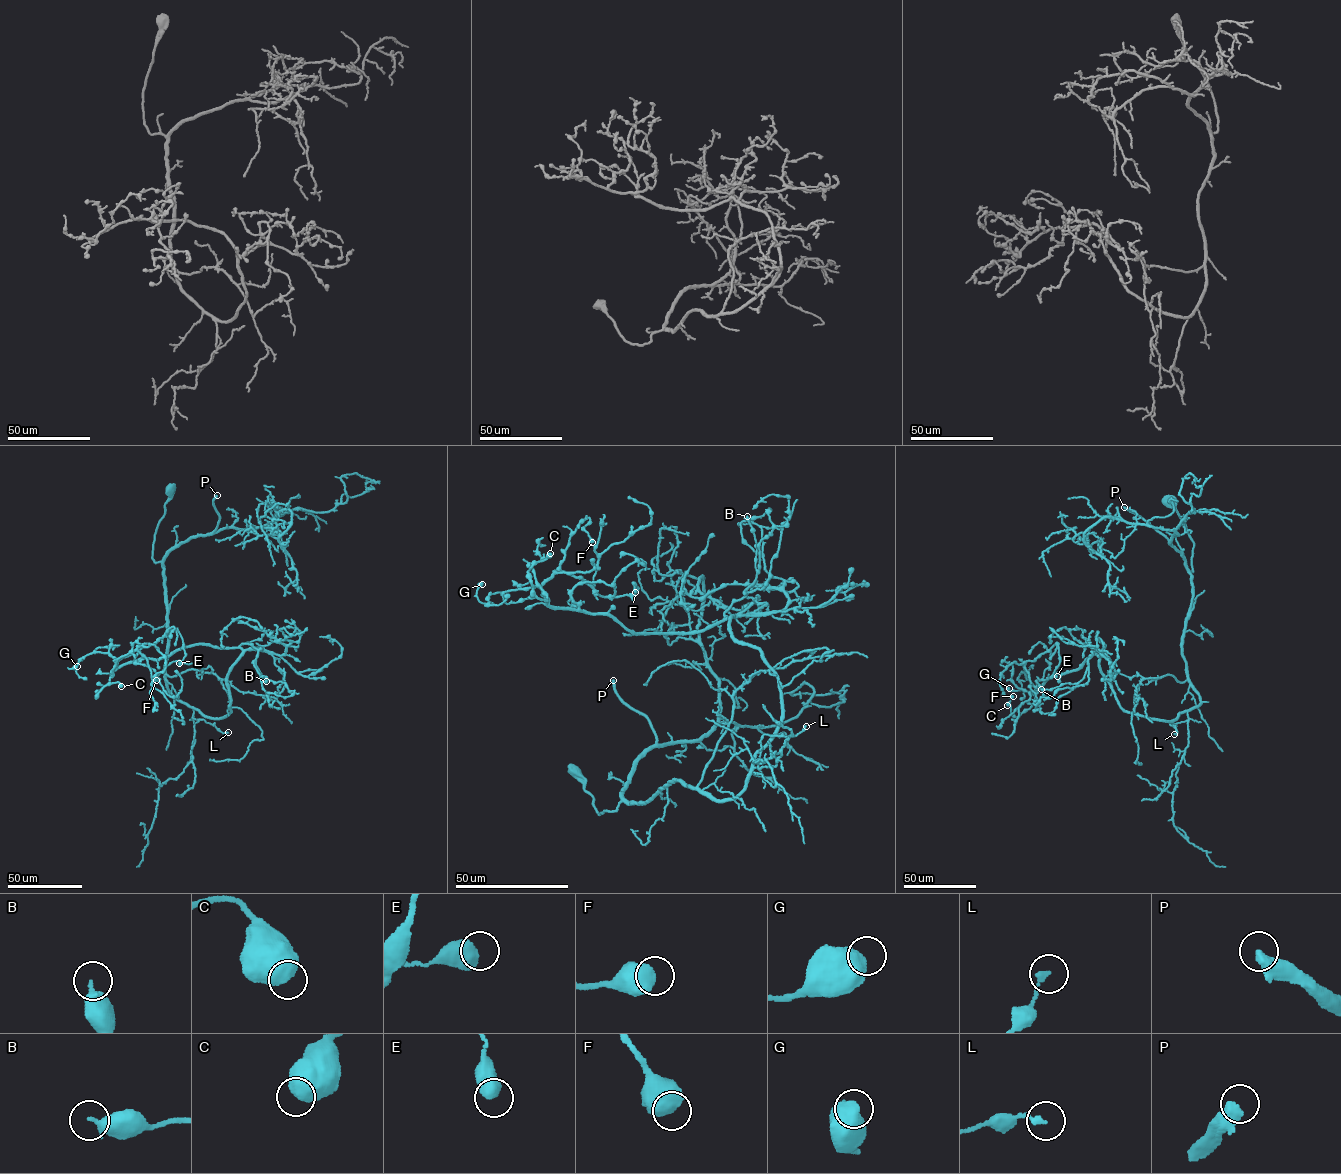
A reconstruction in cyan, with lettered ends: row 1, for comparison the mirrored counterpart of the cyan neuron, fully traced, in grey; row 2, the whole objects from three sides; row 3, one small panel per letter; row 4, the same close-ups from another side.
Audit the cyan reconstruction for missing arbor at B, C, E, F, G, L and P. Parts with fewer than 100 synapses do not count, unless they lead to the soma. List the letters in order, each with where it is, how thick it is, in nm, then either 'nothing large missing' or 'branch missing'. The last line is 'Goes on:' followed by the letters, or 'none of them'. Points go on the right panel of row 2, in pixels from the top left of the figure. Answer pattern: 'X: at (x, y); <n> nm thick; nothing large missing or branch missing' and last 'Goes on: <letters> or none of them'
B: at (1041, 689); 360 nm thick; nothing large missing
C: at (1007, 705); 650 nm thick; nothing large missing
E: at (1057, 676); 600 nm thick; nothing large missing
F: at (1013, 696); 700 nm thick; nothing large missing
G: at (1009, 688); 700 nm thick; nothing large missing
L: at (1174, 734); 200 nm thick; nothing large missing
P: at (1124, 507); 440 nm thick; branch missing
Goes on: P

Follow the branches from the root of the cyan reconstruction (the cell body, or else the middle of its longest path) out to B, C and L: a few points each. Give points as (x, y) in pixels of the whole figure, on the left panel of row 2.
B: (170, 489), (152, 556), (168, 691), (228, 715), (242, 643), (257, 649), (266, 681)
C: (170, 489), (152, 556), (167, 687), (207, 716), (231, 711), (239, 648), (129, 661), (95, 698), (121, 686)
L: (170, 489), (154, 535), (152, 556), (163, 568), (167, 687), (174, 698), (193, 708), (193, 718), (228, 732)

